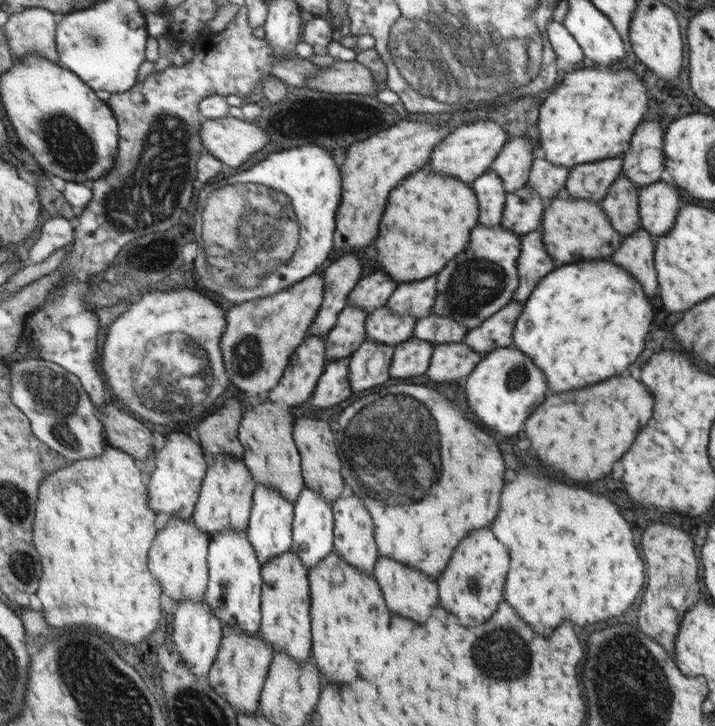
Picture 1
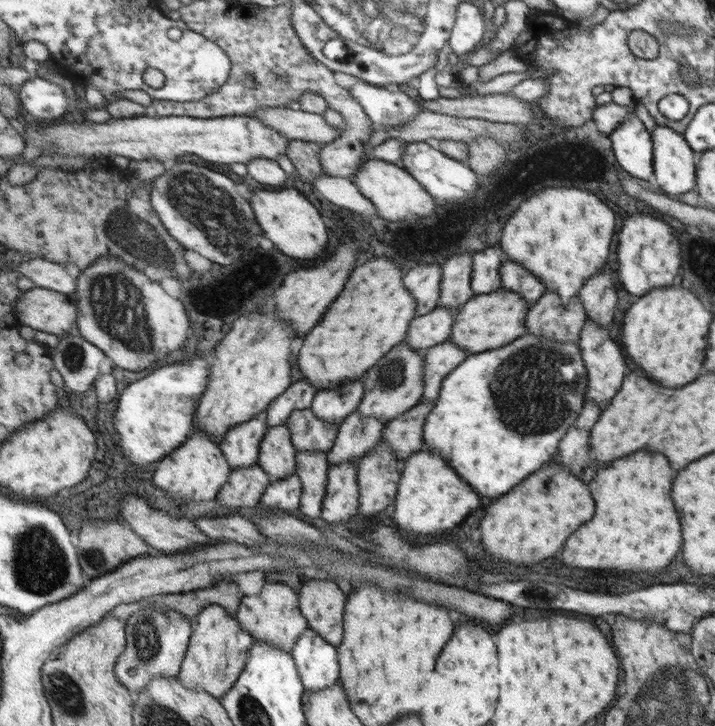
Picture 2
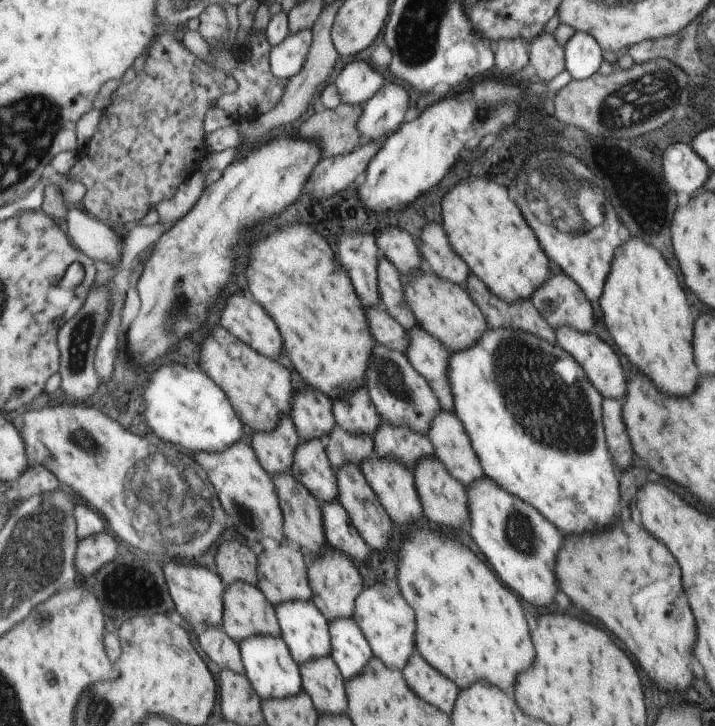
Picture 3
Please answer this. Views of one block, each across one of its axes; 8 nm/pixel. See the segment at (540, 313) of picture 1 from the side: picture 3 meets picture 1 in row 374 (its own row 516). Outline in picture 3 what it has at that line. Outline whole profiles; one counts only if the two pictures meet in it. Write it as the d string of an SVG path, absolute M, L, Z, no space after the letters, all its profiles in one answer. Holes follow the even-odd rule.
M502 327L488 328L472 346L450 352L447 375L453 396L454 413L470 437L472 448L477 454L484 476L495 480L508 492L514 493L523 501L532 504L533 507L536 504L536 508L540 508L540 512L544 512L544 516L548 516L548 520L552 520L552 524L560 524L560 530L564 530L568 534L580 534L584 530L590 530L590 532L602 530L618 516L618 512L620 512L620 504L618 504L620 486L618 486L618 478L614 474L614 464L612 464L612 458L608 454L606 440L604 440L605 428L602 422L601 407L603 395L591 383L582 365L571 353L560 348L558 344L551 343L528 331Z

